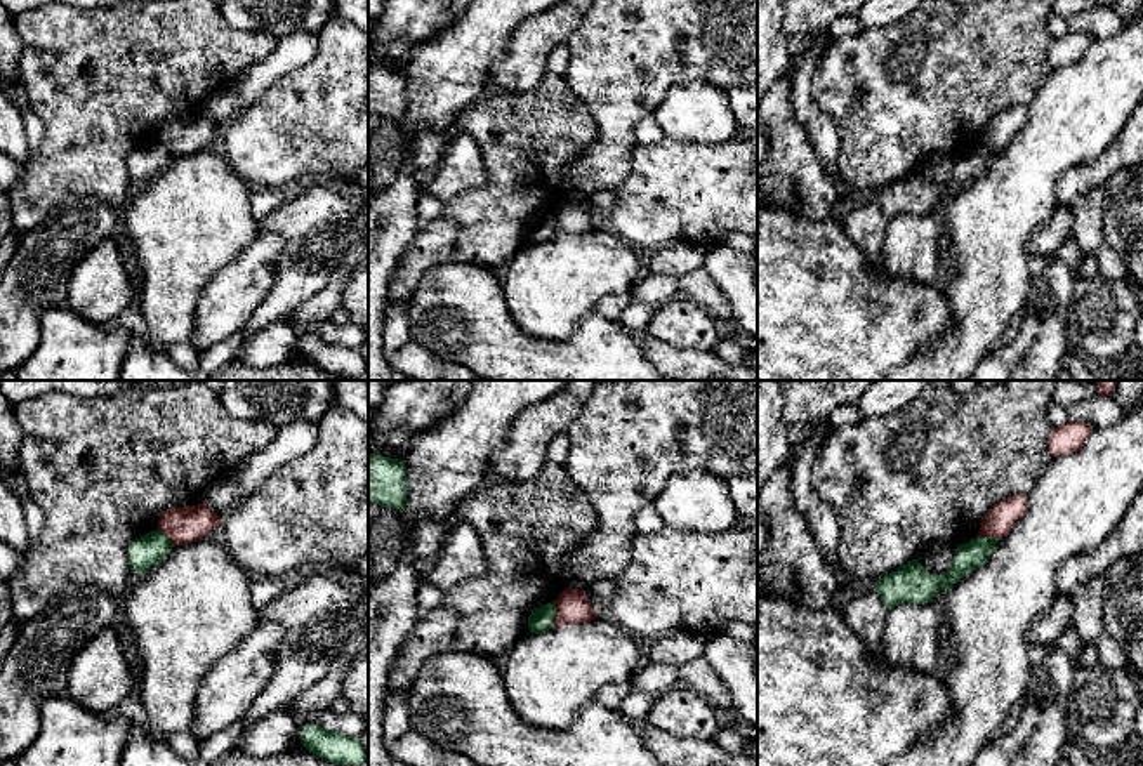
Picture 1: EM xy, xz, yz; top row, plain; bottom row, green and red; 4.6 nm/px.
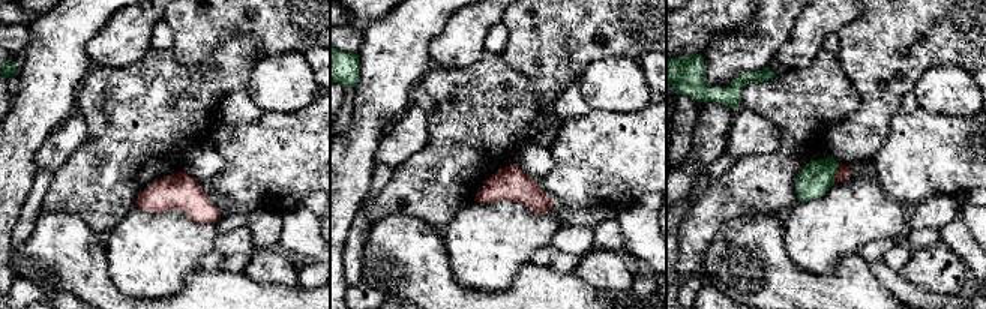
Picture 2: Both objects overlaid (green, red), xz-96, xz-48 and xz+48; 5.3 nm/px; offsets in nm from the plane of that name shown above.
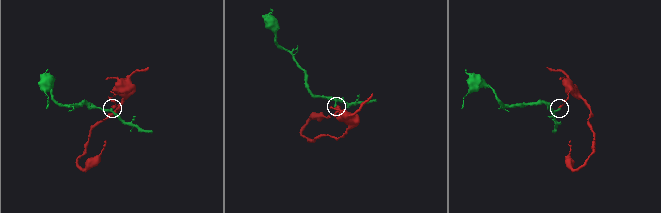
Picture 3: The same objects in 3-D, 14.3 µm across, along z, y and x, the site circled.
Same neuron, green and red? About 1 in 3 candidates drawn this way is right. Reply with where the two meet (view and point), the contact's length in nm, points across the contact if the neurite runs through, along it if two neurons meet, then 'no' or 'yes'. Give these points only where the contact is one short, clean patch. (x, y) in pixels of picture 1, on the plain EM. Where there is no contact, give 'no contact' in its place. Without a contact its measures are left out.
xz (554, 226) | 130 nm | along xz (556, 212), (554, 233), (549, 238) | no

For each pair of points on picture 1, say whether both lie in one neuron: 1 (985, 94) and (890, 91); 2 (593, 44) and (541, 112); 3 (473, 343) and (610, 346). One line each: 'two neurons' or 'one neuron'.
1: one neuron
2: two neurons
3: one neuron

